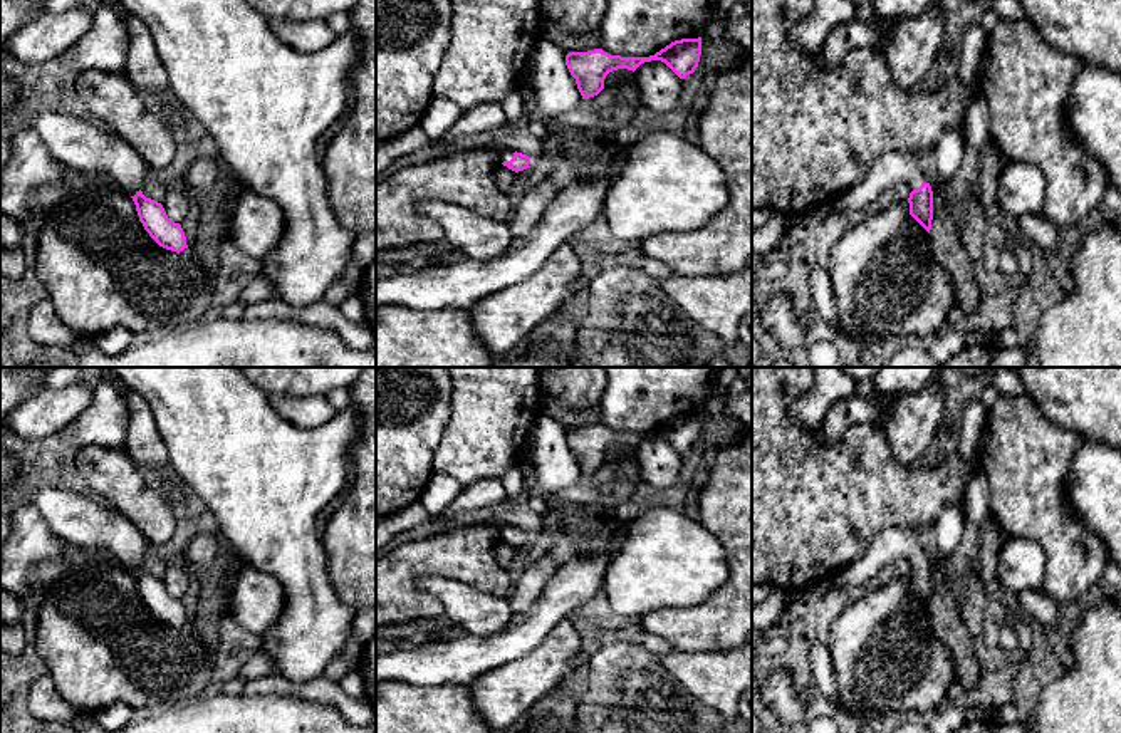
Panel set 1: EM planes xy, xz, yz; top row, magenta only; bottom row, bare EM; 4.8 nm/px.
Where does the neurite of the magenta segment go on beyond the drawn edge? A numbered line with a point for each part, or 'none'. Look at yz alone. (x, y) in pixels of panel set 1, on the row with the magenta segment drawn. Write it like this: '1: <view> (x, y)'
1: yz (893, 168)

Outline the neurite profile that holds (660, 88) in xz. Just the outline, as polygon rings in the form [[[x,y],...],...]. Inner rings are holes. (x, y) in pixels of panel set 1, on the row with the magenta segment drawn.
[[[661,60],[641,64],[634,70],[641,91],[641,104],[656,111],[670,112],[678,109],[681,79]]]

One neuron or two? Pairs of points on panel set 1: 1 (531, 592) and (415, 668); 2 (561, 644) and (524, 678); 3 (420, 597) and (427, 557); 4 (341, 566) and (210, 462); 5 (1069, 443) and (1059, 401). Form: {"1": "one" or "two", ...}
{"1": "two", "2": "one", "3": "one", "4": "two", "5": "two"}

